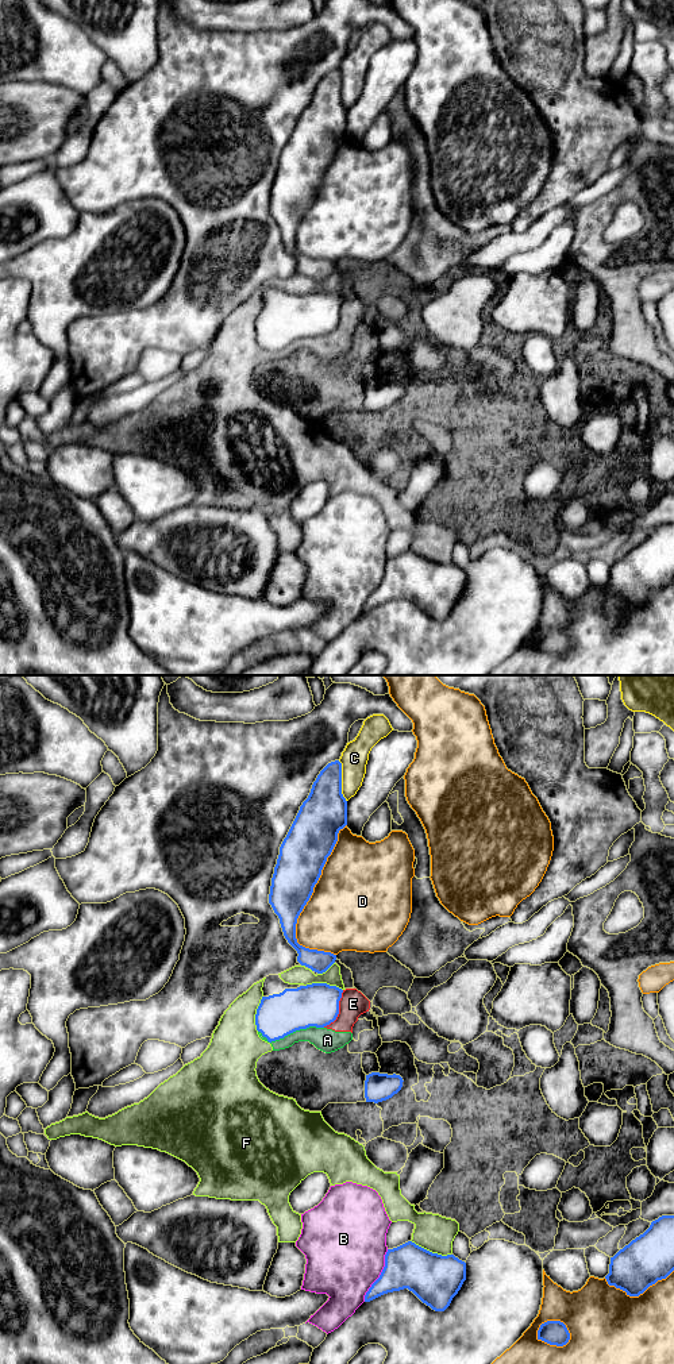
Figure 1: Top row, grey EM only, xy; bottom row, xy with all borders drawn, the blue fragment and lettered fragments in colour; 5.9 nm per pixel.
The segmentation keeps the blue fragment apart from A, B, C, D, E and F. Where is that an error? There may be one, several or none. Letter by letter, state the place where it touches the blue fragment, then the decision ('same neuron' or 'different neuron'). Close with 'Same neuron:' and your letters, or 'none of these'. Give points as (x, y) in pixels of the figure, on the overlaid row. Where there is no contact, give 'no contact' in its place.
A: meets blue in xy at (291, 1032); different neuron
B: meets blue in xy at (380, 1275); different neuron
C: meets blue in xy at (341, 781); different neuron
D: meets blue in xy at (308, 900); different neuron
E: meets blue in xy at (338, 1010); different neuron
F: meets blue in xy at (431, 1252); different neuron
Same neuron: none of these

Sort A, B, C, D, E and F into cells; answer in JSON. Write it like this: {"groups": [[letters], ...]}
{"groups": [["A", "E", "F"], ["B"], ["C"], ["D"]]}

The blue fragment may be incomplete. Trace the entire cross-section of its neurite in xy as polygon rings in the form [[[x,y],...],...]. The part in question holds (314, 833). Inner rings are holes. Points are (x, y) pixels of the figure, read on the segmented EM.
[[[335,760],[317,775],[280,847],[269,894],[269,903],[280,918],[284,936],[299,953],[297,962],[317,974],[326,972],[336,955],[300,945],[296,924],[338,841],[339,831],[346,825],[342,763]]]

